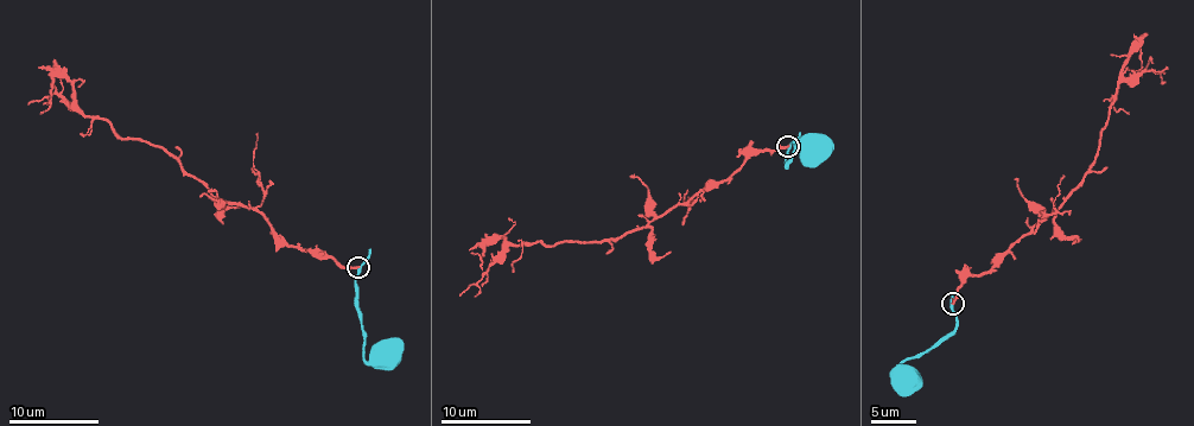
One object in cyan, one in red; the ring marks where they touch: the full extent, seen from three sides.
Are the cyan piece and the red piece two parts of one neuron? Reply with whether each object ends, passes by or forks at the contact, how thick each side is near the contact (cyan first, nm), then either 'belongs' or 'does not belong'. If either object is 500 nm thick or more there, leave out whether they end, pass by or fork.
cyan passes by; red ends there; 200 nm thick on the cyan side, 200 nm on the other; does not belong

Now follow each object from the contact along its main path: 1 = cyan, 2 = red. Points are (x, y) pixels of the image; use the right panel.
1: (952, 304), (957, 326), (899, 368), (896, 379), (903, 380)
2: (952, 303), (963, 280), (998, 262), (1078, 186), (1099, 151), (1121, 67), (1138, 46), (1141, 69), (1123, 67)

